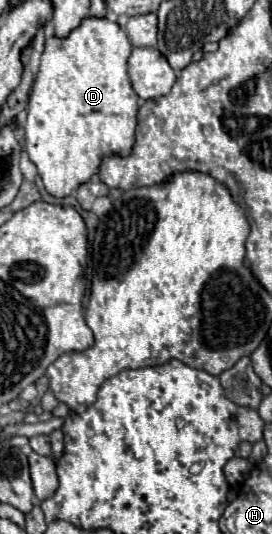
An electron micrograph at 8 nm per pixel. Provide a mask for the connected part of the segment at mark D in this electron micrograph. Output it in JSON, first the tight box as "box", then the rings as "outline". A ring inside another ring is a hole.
{"box":[25,19,139,199],"outline":[[[85,19],[77,29],[71,31],[71,35],[67,39],[57,39],[57,37],[51,37],[47,39],[45,43],[45,51],[43,51],[43,57],[41,57],[41,67],[39,67],[39,73],[35,75],[35,81],[33,81],[33,87],[31,87],[31,95],[29,95],[29,103],[27,103],[27,119],[25,119],[25,147],[27,147],[27,153],[29,153],[29,159],[37,165],[37,171],[43,179],[43,185],[47,189],[47,193],[51,193],[53,197],[57,199],[63,199],[67,195],[71,195],[73,191],[77,191],[79,185],[87,183],[89,179],[93,179],[97,173],[99,173],[99,165],[103,161],[105,155],[117,155],[117,157],[127,157],[133,153],[133,145],[135,145],[135,127],[137,127],[137,111],[139,111],[139,97],[137,93],[133,91],[131,87],[131,81],[129,81],[129,75],[127,75],[127,59],[131,55],[131,43],[125,35],[125,31],[109,21],[109,19]]]}

